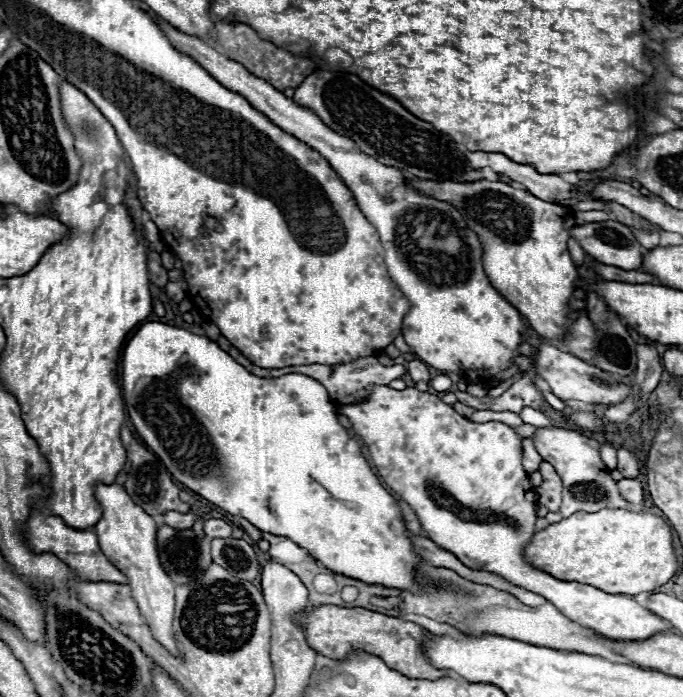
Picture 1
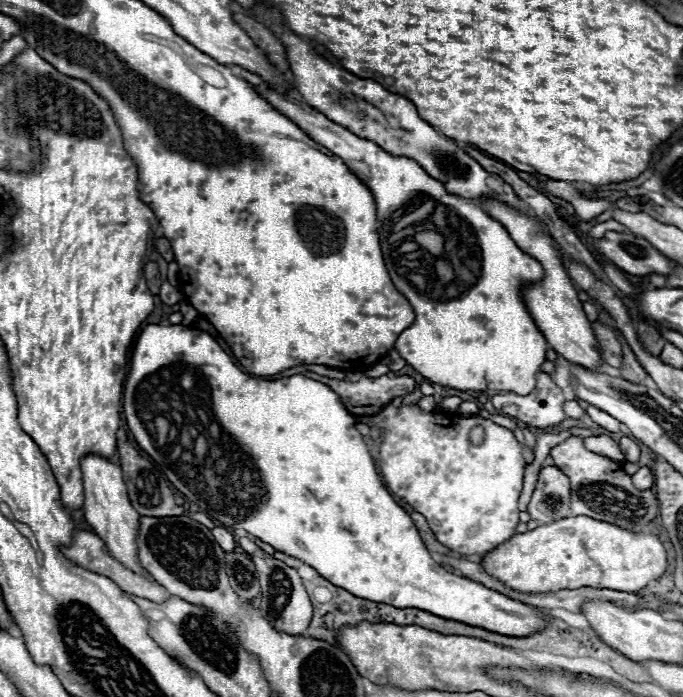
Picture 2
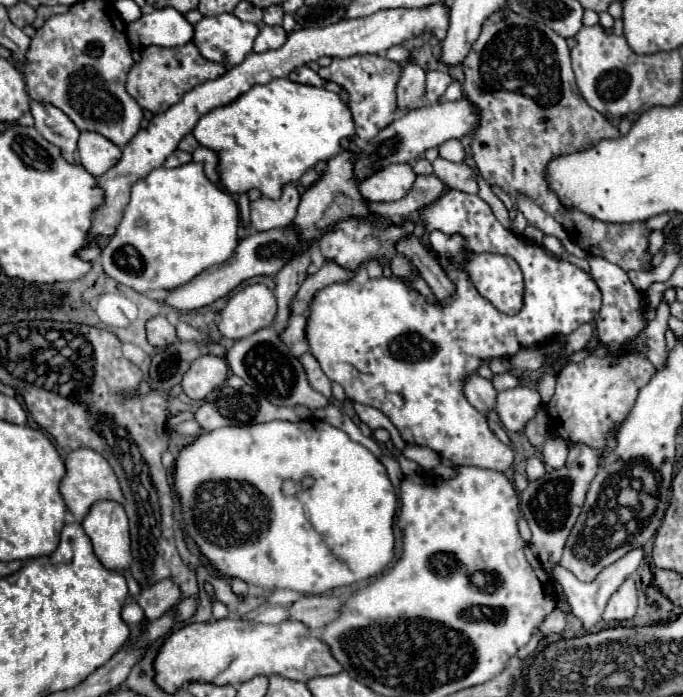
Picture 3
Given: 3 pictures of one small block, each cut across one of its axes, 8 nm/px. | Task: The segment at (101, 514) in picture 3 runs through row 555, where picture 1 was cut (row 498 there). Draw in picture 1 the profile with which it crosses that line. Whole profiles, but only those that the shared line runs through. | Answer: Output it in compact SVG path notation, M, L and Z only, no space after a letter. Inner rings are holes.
M96 484L94 496L102 506L102 518L94 526L102 552L112 560L112 564L128 576L132 596L138 602L142 616L148 620L148 626L154 638L176 654L176 642L172 632L174 618L174 588L176 584L164 572L158 550L156 550L156 522L142 508L136 508L132 498L120 484Z

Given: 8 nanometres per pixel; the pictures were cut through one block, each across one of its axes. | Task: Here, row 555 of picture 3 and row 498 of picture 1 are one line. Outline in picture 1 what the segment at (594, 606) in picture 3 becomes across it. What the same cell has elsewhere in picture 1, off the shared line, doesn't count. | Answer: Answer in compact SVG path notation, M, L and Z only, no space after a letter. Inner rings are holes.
M622 478L618 480L618 488L622 496L632 504L640 504L644 500L644 488L642 488L640 478Z

